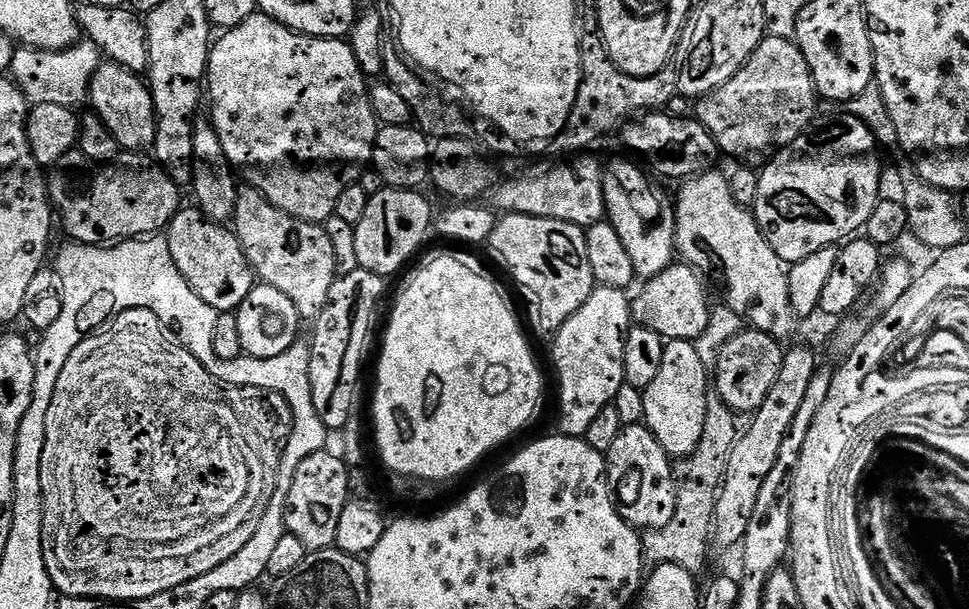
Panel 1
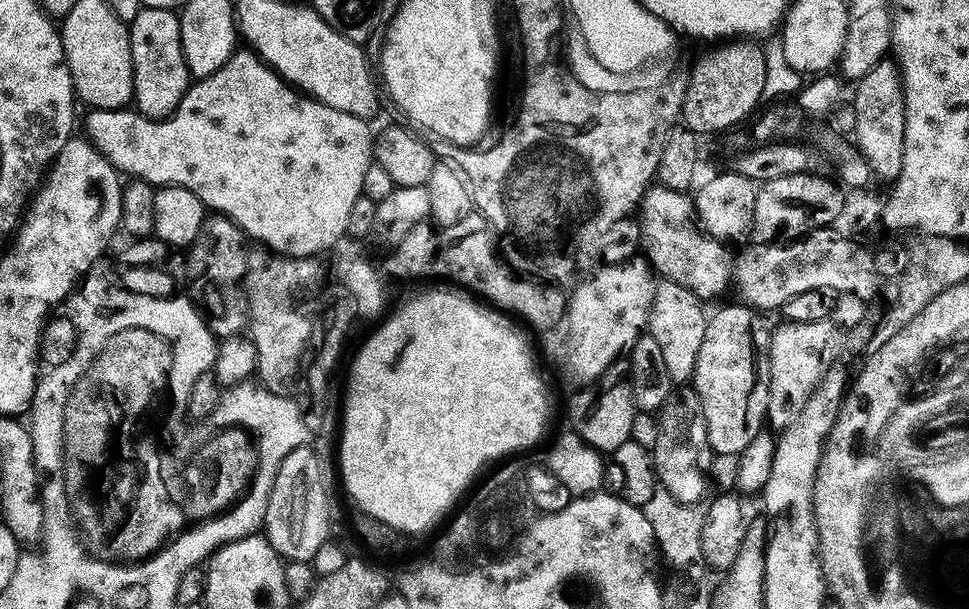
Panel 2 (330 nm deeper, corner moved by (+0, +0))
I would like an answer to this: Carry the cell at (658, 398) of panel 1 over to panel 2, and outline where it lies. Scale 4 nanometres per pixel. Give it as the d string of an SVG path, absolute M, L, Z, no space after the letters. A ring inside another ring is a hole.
M688 386L681 392L679 389L659 413L658 419L660 433L658 446L654 449L654 465L659 487L674 494L678 502L699 505L700 499L708 492L708 471L712 468L714 453L710 446L702 402L695 387Z

